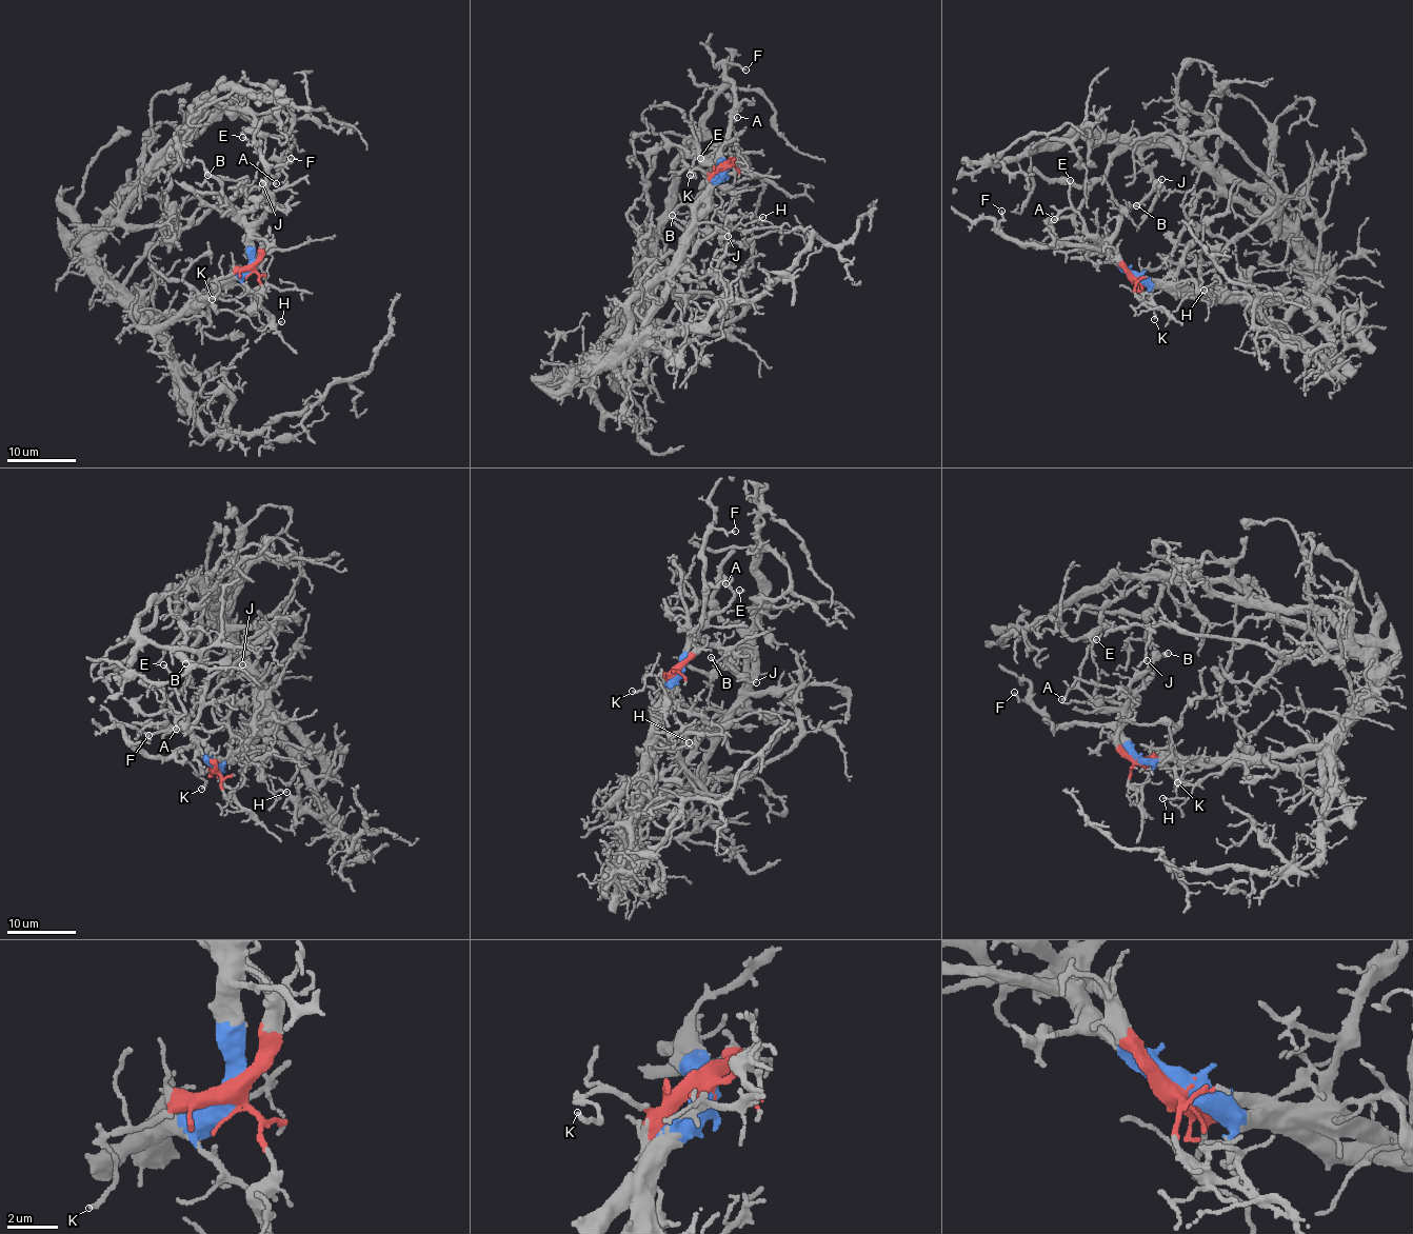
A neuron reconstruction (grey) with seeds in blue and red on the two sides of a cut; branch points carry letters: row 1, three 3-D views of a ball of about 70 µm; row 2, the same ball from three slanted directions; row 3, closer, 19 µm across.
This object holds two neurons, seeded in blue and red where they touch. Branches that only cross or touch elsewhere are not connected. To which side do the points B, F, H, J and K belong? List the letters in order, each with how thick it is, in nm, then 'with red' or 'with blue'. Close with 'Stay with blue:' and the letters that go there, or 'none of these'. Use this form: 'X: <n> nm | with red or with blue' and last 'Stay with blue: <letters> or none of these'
B: 140 nm | with blue
F: 150 nm | with blue
H: 120 nm | with blue
J: 70 nm | with blue
K: 170 nm | with red
Stay with blue: B, F, H, J

